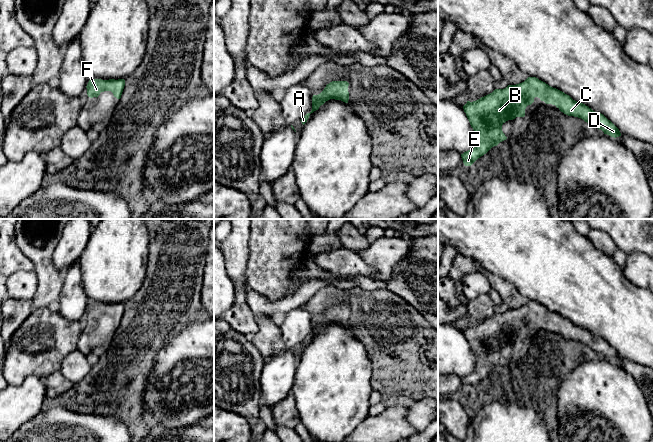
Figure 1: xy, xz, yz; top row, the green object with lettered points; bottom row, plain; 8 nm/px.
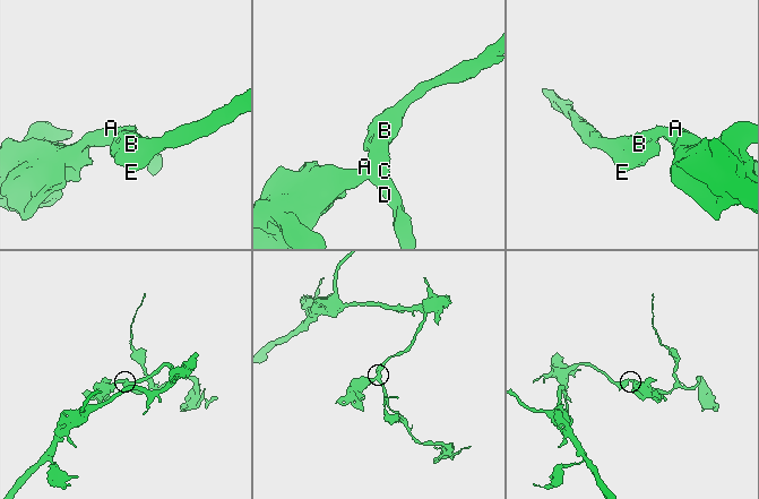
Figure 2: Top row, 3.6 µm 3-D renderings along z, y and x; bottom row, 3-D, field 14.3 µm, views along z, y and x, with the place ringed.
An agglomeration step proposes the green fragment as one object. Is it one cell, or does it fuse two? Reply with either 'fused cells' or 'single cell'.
single cell

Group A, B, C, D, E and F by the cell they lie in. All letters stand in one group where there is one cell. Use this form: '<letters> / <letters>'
A B C D E F

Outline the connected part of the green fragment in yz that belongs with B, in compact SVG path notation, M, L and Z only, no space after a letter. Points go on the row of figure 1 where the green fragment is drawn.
M536 77L524 82L495 89L492 93L463 106L464 112L476 135L473 148L461 154L465 166L471 166L492 147L507 139L502 125L516 117L524 117L525 109L538 97L546 104L555 105L568 116L583 119L611 137L619 137L619 129L603 114L593 111L583 103L573 100L564 92L553 88Z

